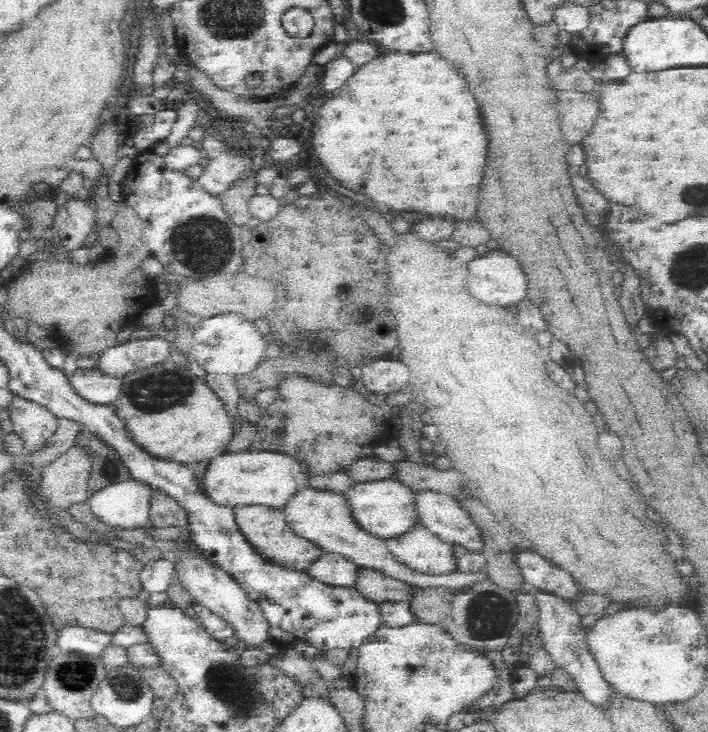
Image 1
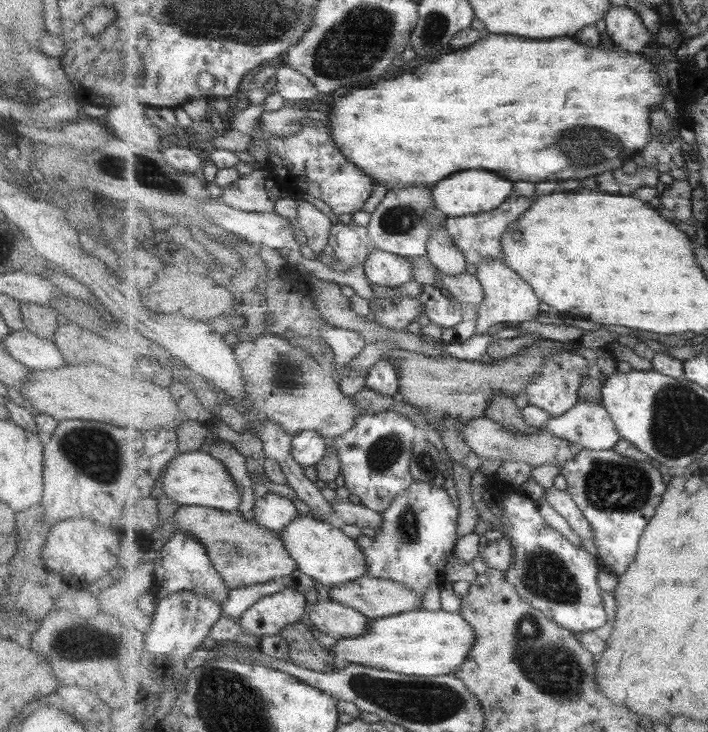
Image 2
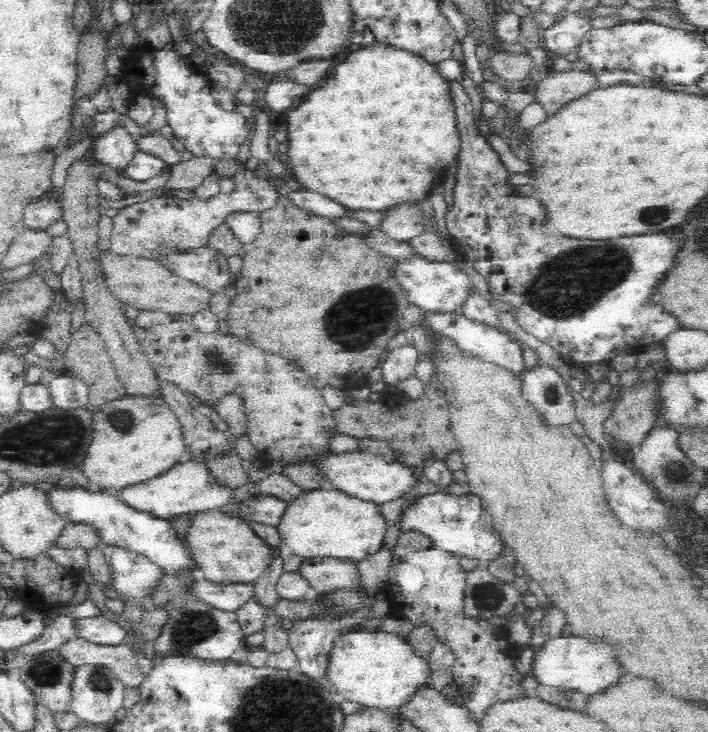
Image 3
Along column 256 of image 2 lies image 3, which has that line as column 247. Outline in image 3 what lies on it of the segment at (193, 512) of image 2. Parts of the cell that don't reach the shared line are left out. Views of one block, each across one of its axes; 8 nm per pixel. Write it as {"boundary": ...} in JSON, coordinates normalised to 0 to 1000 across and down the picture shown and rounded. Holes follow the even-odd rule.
{"boundary":[[[308,695],[280,699],[266,719],[263,739],[280,769],[281,784],[304,798],[359,799],[397,754],[364,732],[339,704],[318,702]]]}

